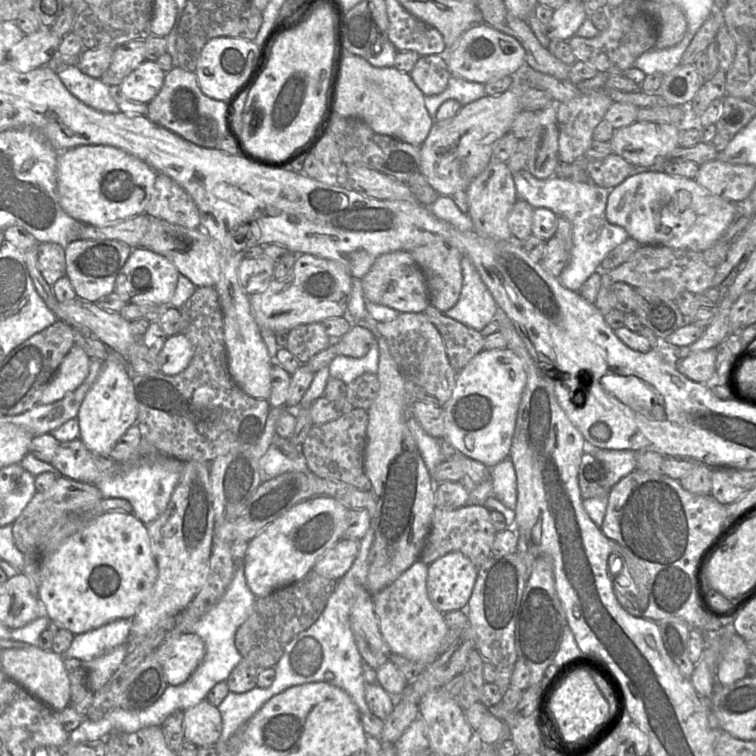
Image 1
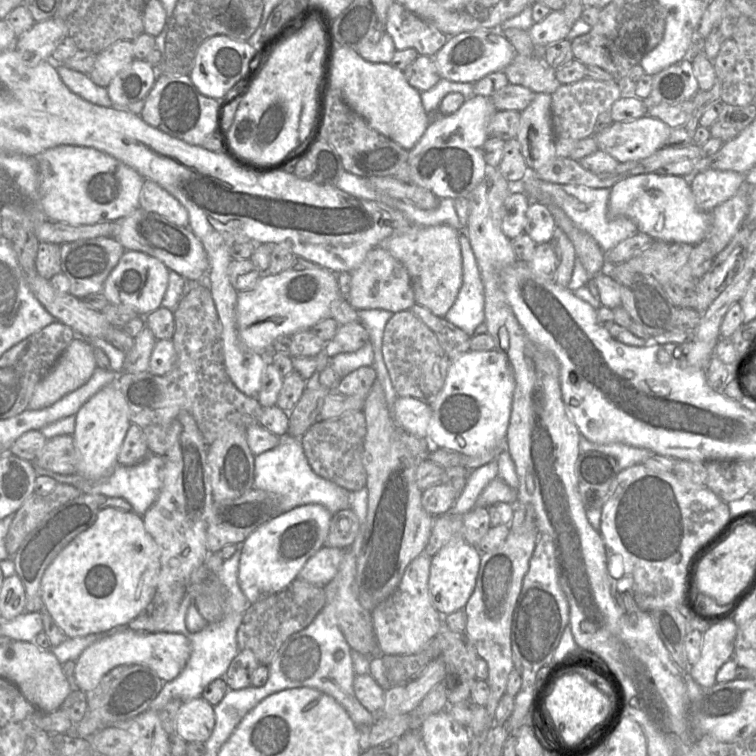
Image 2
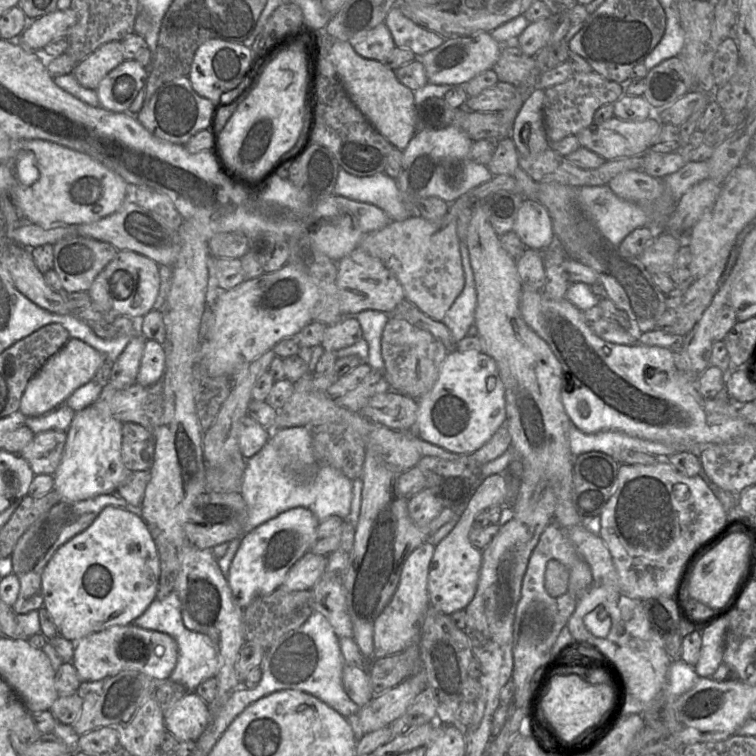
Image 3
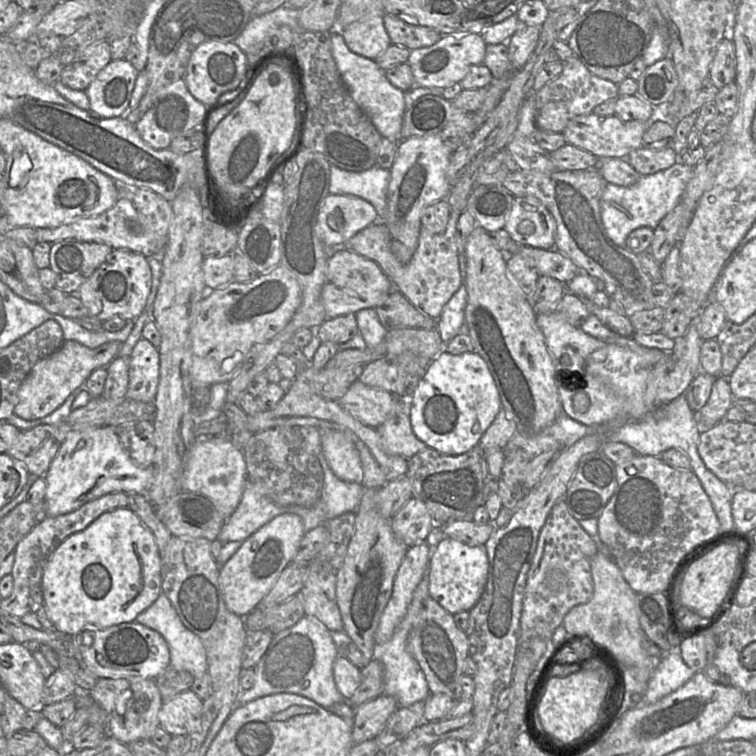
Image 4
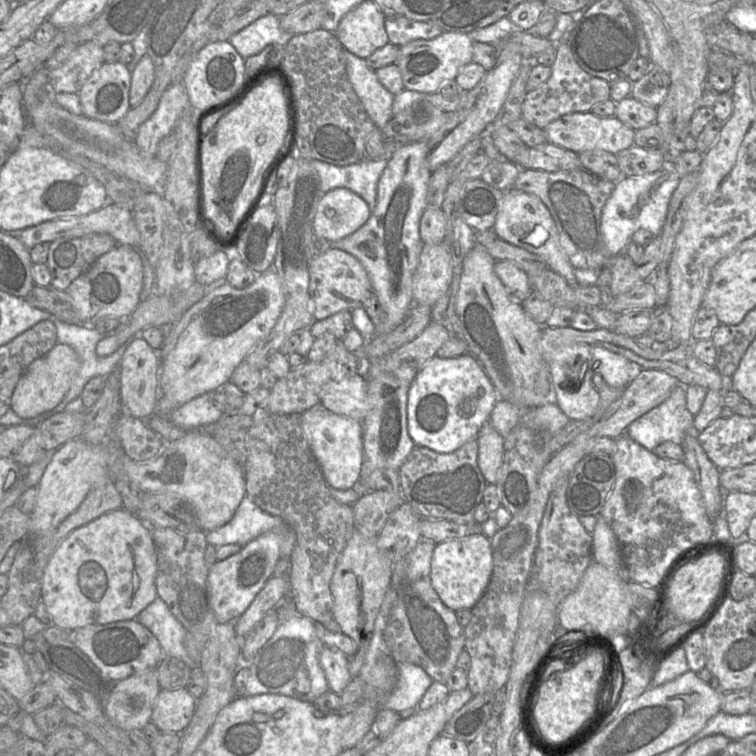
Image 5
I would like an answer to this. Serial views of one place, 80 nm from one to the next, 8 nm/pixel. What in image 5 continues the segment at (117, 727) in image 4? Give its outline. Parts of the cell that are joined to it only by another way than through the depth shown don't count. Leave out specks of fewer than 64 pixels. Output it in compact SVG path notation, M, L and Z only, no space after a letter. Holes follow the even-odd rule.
M157 668L117 681L104 704L105 715L121 729L141 731L151 722L160 690Z

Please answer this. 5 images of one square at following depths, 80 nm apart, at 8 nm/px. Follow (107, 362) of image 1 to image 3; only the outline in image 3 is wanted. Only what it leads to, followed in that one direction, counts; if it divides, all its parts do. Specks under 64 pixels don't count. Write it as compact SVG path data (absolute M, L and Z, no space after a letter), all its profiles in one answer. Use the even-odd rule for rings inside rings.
M91 405L76 412L67 434L61 462L54 476L54 491L62 501L76 502L115 493L131 473L121 456L123 423L101 414Z

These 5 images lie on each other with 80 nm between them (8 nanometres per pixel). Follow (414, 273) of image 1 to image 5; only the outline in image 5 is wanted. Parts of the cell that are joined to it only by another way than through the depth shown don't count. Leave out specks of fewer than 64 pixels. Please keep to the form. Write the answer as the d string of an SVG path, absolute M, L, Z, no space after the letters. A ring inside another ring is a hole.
M330 248L314 258L309 267L309 275L309 294L314 304L315 320L362 307L365 296L372 291L368 274L360 261L341 249Z

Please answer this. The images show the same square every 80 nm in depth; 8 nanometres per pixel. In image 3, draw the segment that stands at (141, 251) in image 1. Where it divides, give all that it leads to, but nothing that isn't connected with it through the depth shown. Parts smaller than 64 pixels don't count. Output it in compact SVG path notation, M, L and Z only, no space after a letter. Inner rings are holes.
M123 250L94 279L87 291L92 304L134 320L141 320L153 309L160 288L159 264L139 253Z

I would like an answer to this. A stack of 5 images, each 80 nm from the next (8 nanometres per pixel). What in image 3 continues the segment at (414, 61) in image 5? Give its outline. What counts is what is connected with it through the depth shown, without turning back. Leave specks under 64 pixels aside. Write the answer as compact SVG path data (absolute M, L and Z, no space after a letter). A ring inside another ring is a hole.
M479 32L469 36L445 38L439 47L416 58L425 68L428 83L458 85L466 84L483 71L492 69L499 59L500 52L501 44L490 33Z

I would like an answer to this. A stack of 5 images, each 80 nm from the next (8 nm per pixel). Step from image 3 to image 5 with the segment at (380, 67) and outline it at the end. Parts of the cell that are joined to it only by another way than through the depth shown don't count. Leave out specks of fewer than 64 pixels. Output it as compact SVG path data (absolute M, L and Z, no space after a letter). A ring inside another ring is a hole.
M343 50L347 77L372 122L379 129L393 118L394 95L378 80L365 59Z

